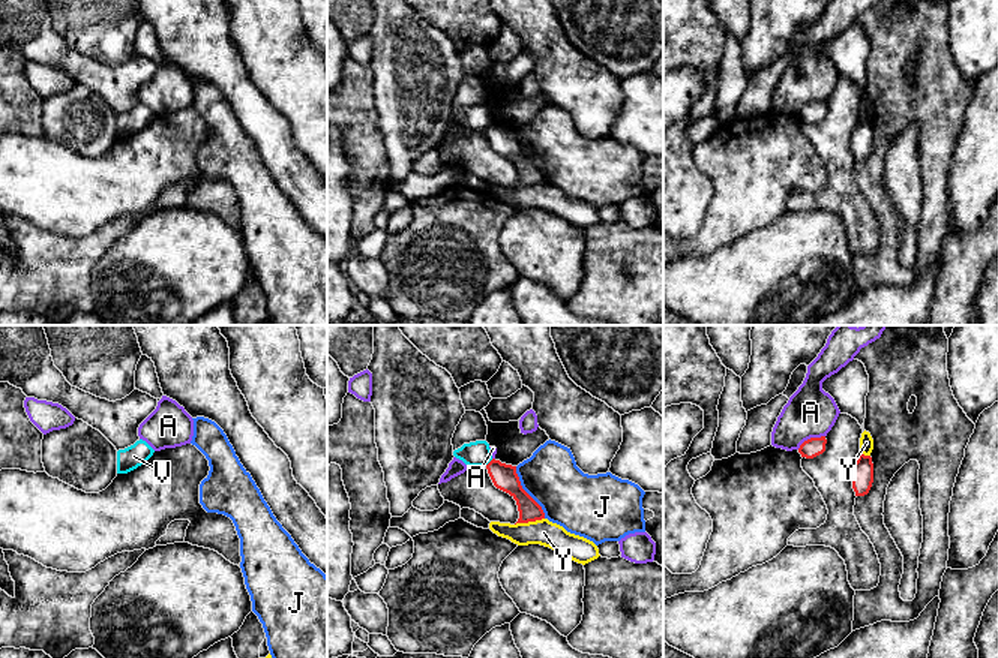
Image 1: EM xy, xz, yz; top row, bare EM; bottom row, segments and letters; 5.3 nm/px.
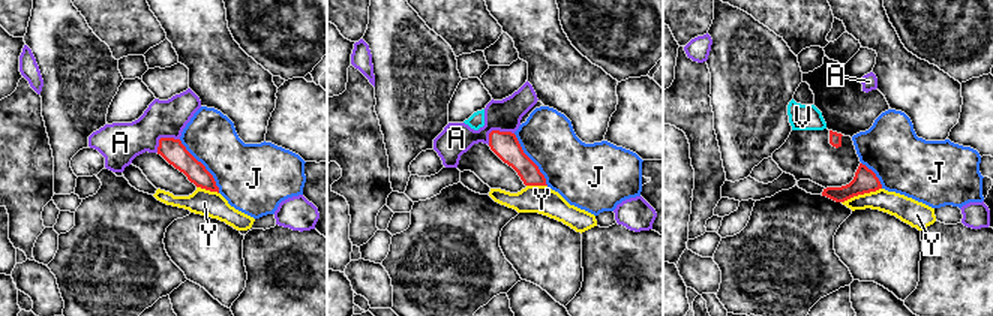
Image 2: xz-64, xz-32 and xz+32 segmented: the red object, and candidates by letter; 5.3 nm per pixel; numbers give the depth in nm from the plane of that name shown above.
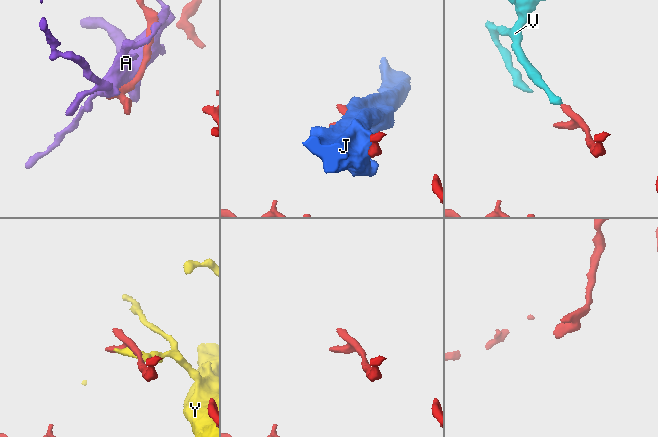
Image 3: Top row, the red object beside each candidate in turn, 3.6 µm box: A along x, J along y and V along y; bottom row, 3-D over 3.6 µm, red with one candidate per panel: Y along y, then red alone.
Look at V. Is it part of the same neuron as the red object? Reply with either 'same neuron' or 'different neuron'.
different neuron

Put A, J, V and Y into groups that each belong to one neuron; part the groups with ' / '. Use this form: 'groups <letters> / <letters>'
groups A / J / V / Y

